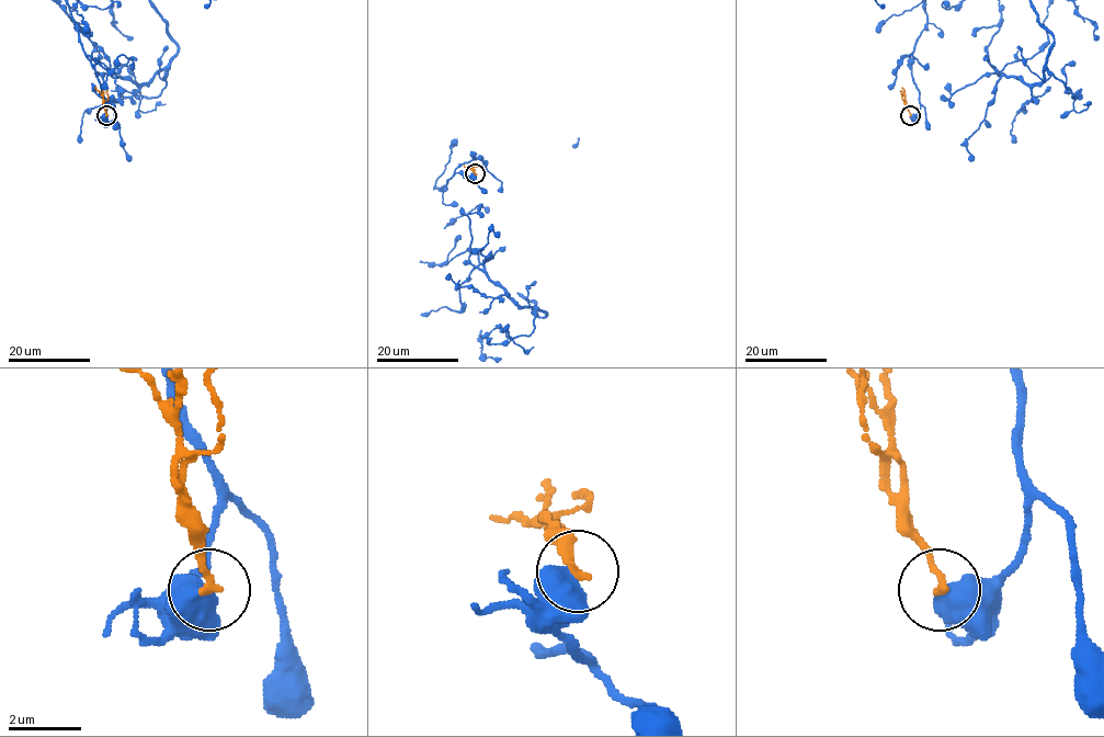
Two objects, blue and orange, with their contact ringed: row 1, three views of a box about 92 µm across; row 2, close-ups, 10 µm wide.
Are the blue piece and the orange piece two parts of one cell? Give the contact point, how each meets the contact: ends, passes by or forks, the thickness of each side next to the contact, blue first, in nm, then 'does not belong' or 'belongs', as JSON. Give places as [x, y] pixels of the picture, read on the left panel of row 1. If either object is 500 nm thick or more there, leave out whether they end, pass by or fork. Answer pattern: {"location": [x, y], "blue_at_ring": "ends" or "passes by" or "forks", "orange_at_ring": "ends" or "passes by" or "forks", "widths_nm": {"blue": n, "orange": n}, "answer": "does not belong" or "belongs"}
{"location": [106, 115], "widths_nm": {"blue": 650, "orange": 200}, "answer": "does not belong"}

